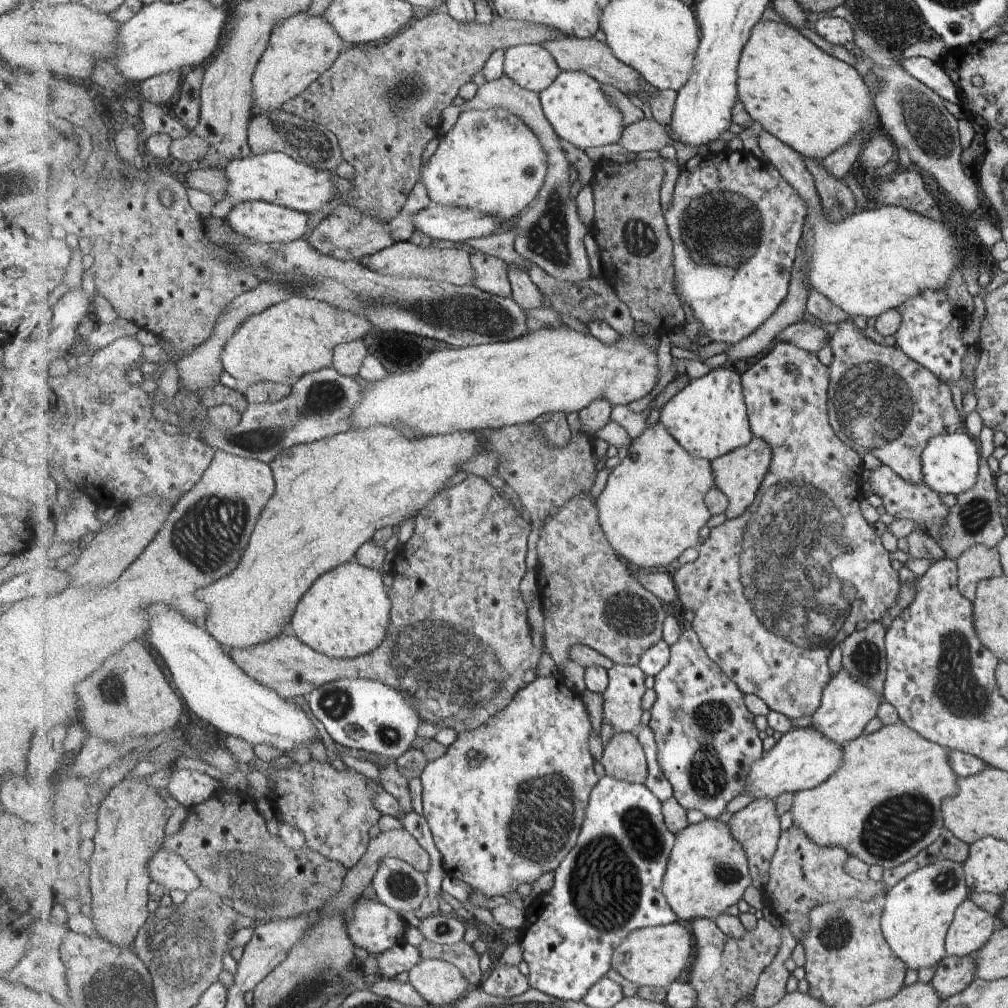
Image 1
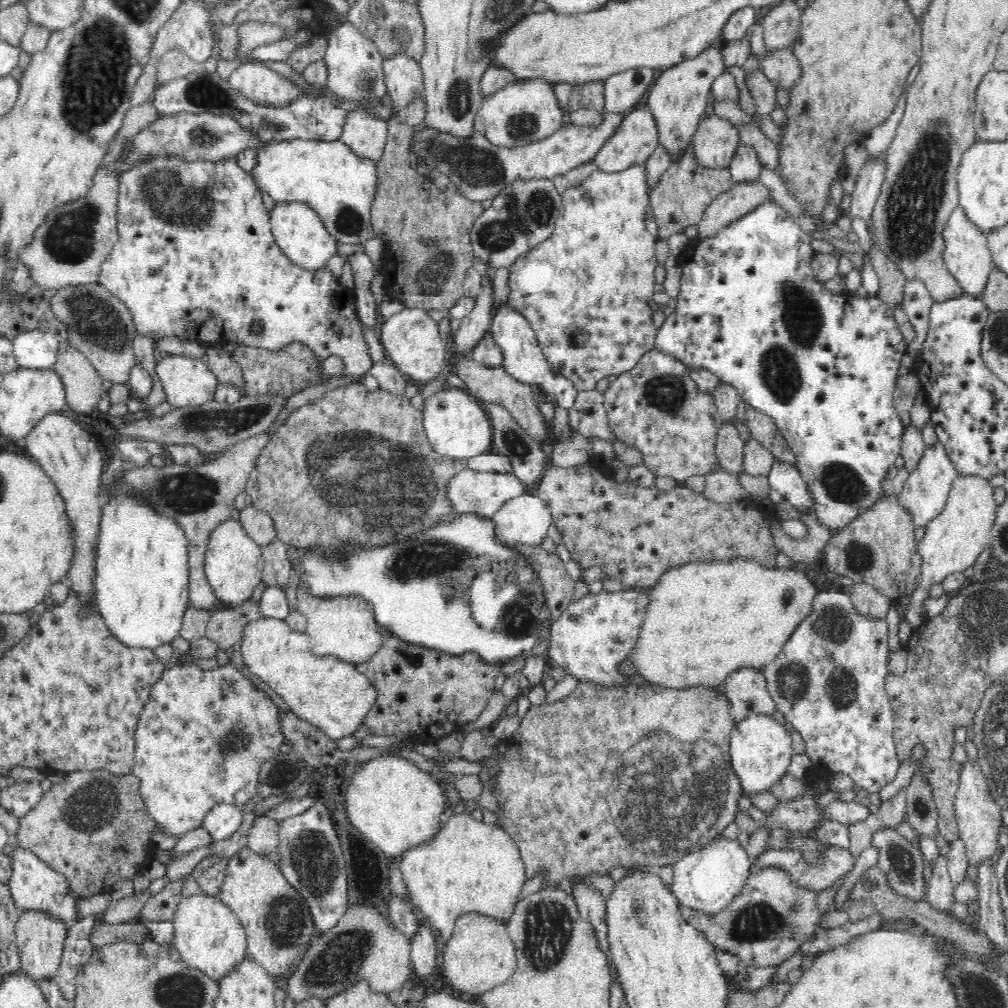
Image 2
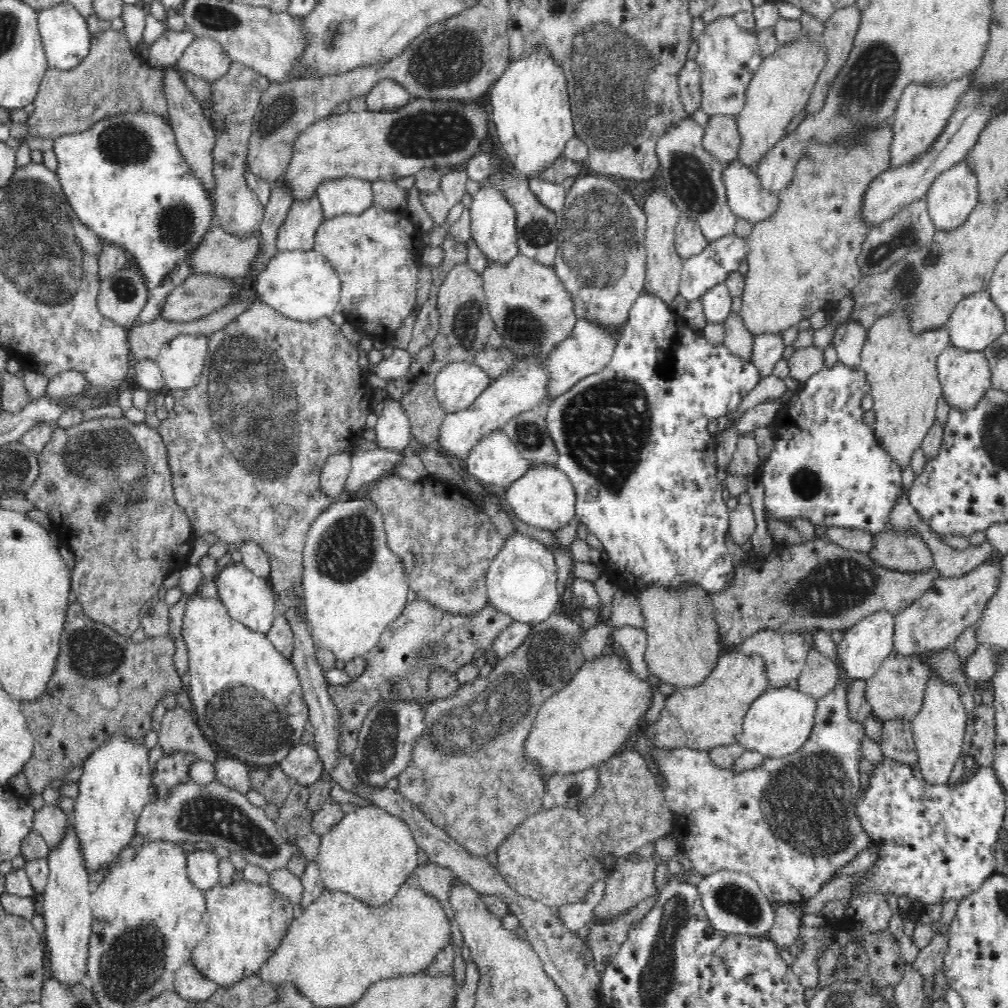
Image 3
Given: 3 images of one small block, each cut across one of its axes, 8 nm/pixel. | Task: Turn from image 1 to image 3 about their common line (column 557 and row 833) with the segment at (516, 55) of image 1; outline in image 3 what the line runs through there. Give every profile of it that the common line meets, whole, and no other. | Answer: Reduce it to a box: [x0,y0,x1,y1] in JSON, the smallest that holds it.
[42,821,92,981]

